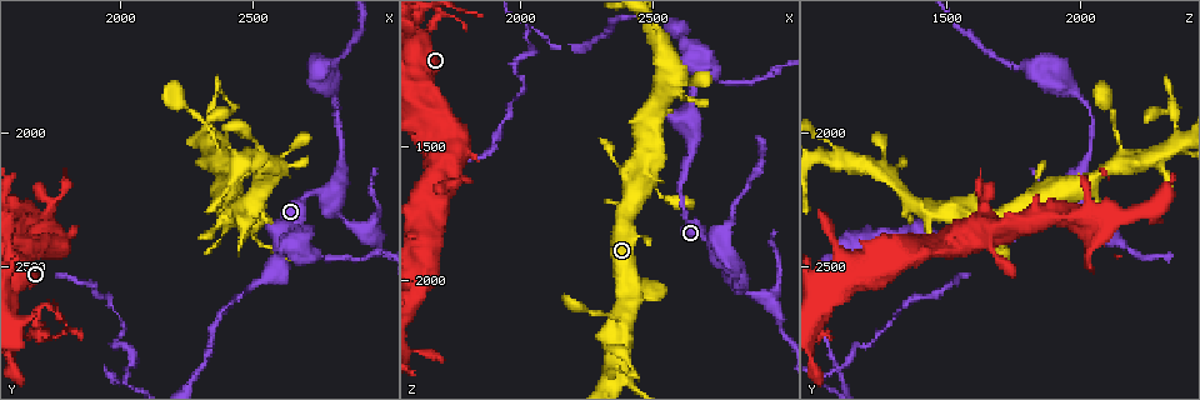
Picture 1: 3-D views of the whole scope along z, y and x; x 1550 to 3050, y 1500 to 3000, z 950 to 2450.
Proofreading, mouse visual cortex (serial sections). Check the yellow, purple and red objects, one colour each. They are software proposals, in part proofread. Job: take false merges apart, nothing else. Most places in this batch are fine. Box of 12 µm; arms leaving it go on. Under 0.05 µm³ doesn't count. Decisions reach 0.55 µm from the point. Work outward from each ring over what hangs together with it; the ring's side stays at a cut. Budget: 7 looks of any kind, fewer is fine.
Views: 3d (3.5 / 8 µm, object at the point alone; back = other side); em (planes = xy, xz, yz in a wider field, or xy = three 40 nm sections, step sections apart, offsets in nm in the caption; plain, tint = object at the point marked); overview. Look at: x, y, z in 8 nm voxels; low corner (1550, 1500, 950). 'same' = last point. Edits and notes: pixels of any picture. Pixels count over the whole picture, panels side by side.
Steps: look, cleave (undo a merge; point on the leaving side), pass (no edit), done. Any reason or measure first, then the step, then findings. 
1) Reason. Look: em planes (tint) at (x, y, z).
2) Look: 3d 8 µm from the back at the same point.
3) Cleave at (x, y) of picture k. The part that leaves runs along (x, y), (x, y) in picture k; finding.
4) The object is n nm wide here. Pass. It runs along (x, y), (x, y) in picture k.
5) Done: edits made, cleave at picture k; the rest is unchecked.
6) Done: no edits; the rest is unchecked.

Arms part here. Look: 3d 3.5 µm at (2900, 2350, 2050).

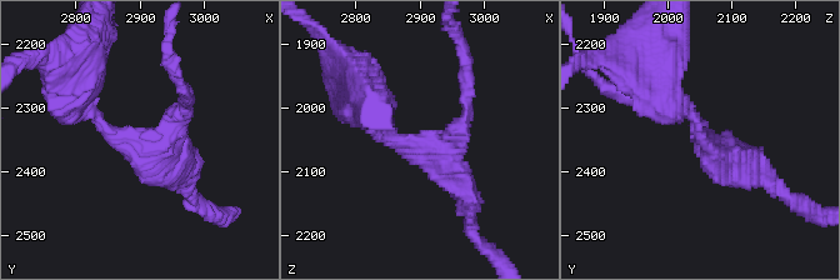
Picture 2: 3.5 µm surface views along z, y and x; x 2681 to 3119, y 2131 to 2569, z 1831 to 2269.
3 arms meet here; the arms are 150, 200, 350 nm wide; shape alone is not enough. Look: em xy step 2 (tint) at (2905, 2350, 2060).

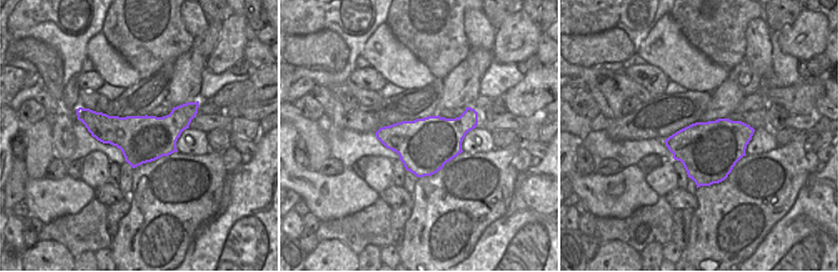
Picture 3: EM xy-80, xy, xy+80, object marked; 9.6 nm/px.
The object is 550 nm wide here. Pass. It runs along (360, 115), (468, 199) in picture 2; one cell here.

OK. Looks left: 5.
A fork. Look: 3d 3.5 µm at (2530, 2100, 1100).

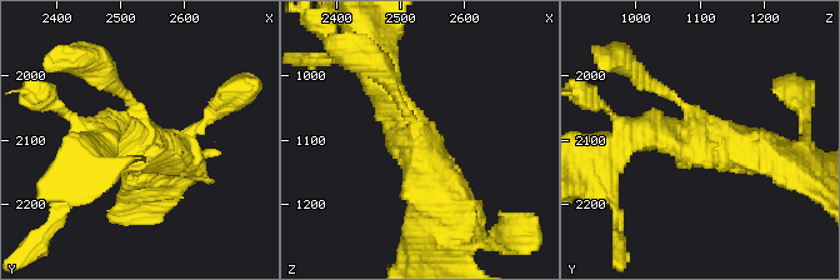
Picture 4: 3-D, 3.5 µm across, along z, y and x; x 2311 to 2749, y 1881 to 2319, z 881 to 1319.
Look: em xy step 3 (tint) at (2525, 2090, 1110).

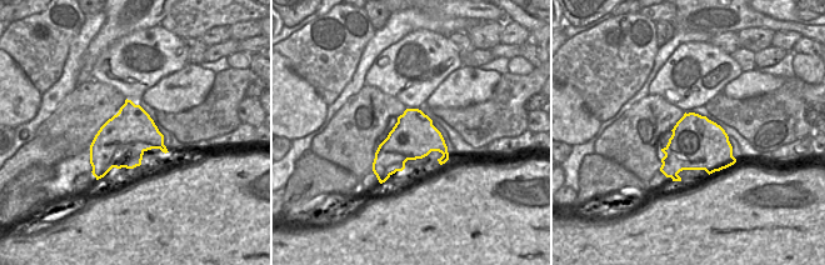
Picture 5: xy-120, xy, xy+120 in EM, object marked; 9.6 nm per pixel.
Pass. It runs along (448, 215), (409, 119), (374, 74) in picture 4; all the same cell.

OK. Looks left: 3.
Abrupt turn. Look: 3d 3.5 µm from the back at (2370, 1830, 2350).

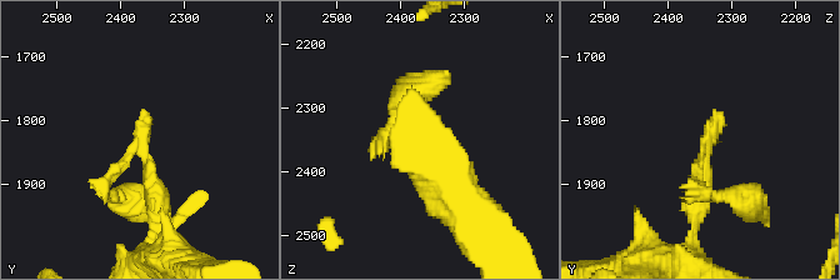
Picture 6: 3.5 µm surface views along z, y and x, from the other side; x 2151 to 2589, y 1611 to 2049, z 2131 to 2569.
The arms are 150, 300 nm wide; need the tissue. Look: em planes (tint) at (2375, 1840, 2340).

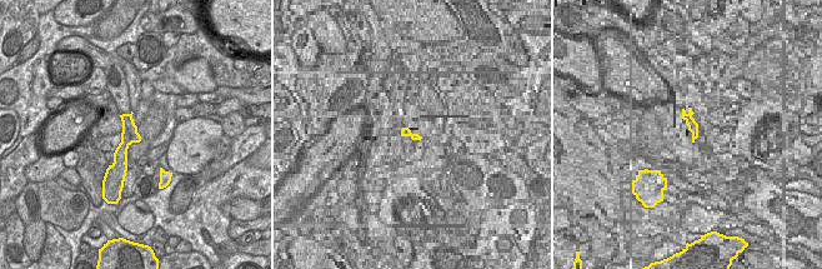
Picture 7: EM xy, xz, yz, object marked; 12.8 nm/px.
Cut it another way. Look: em xy step 5 (tint) at the same point.

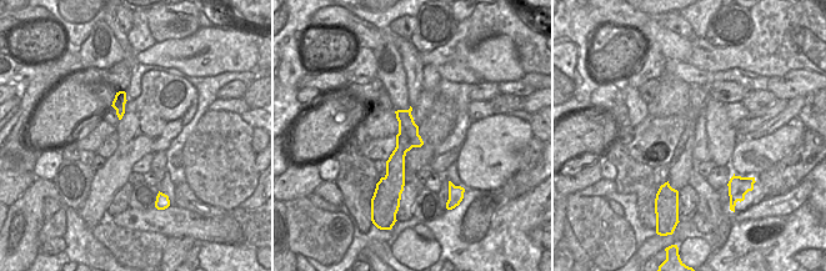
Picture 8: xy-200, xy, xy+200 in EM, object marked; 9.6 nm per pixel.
Pass. It runs along (408, 113), (393, 186) in picture 8; one cell here.

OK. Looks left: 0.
Done: no edits; the rest is unchecked.

